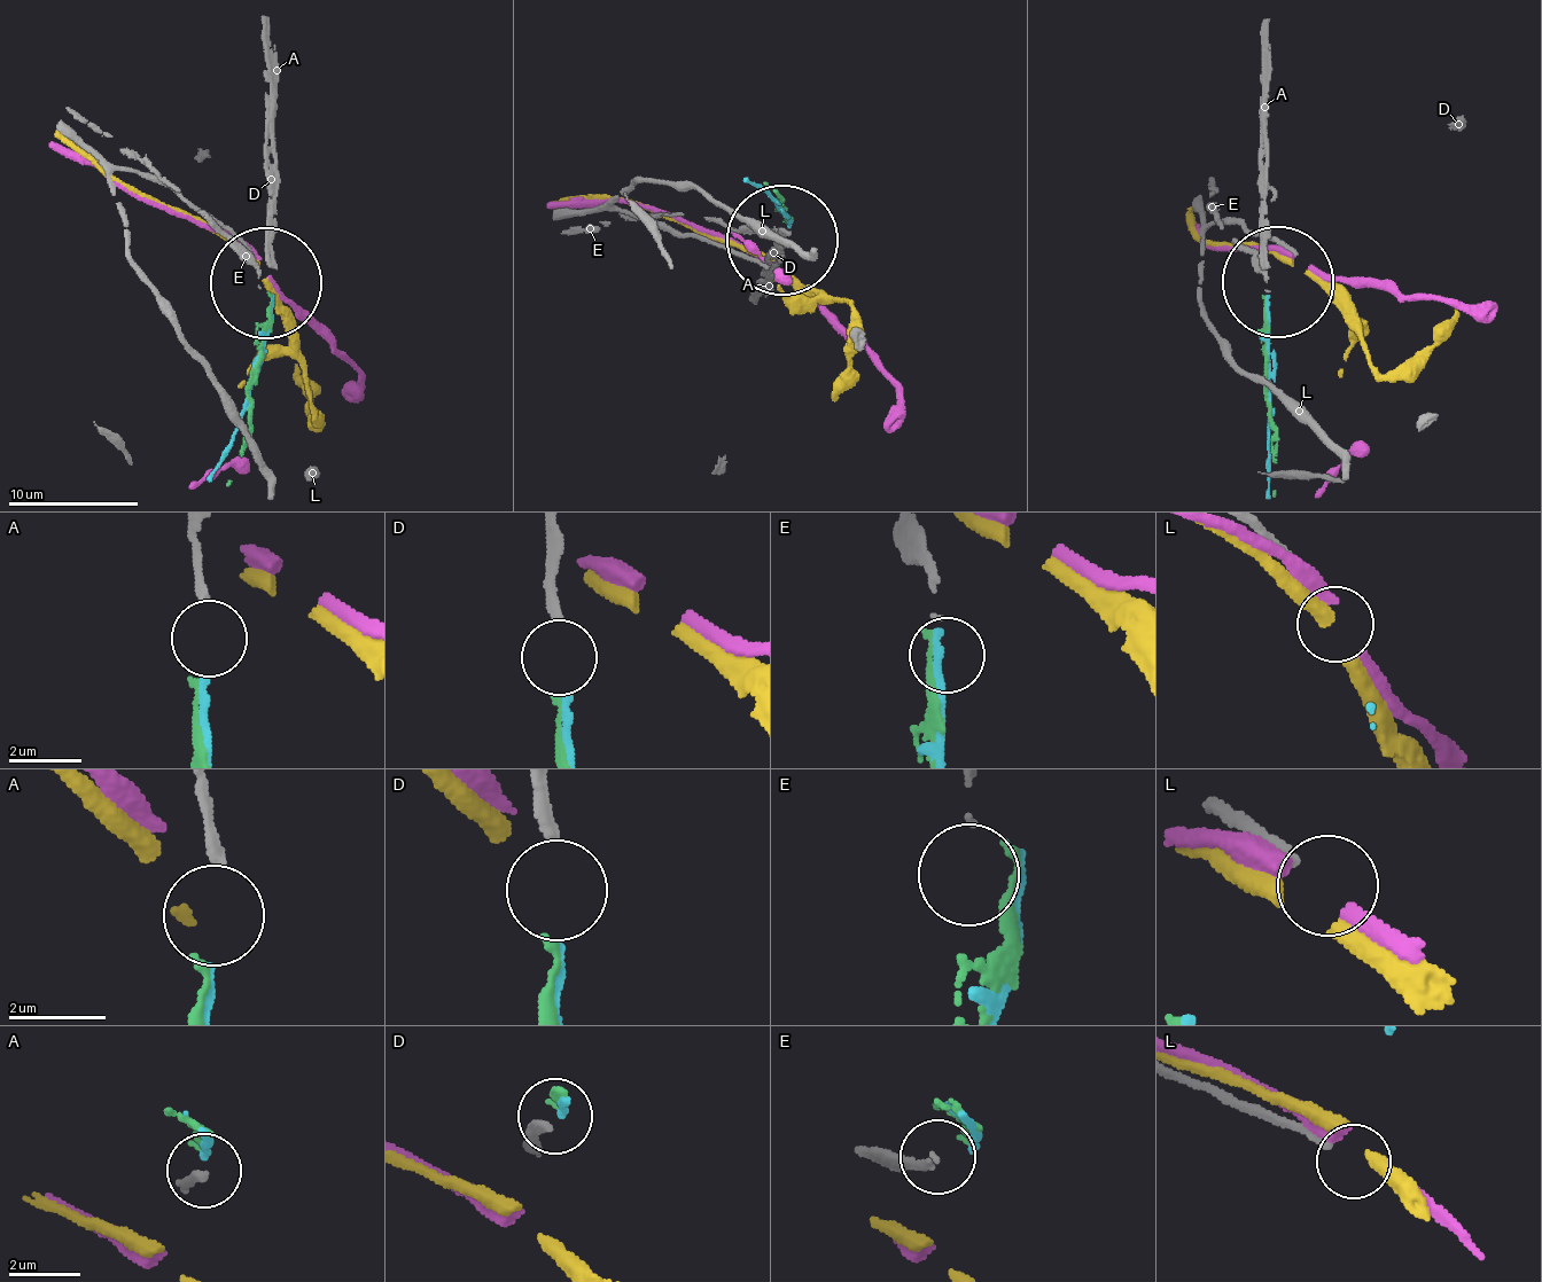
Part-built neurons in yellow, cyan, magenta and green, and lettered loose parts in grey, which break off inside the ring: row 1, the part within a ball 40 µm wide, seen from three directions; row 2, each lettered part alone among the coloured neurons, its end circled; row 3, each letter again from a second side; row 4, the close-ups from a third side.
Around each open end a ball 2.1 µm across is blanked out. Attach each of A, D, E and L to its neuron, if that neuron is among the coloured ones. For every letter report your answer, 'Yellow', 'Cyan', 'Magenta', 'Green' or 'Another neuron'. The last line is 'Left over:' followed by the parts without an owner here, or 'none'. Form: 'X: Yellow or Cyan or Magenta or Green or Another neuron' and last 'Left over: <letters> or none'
A: Cyan
D: Green
E: Another neuron
L: Another neuron
Left over: E, L

